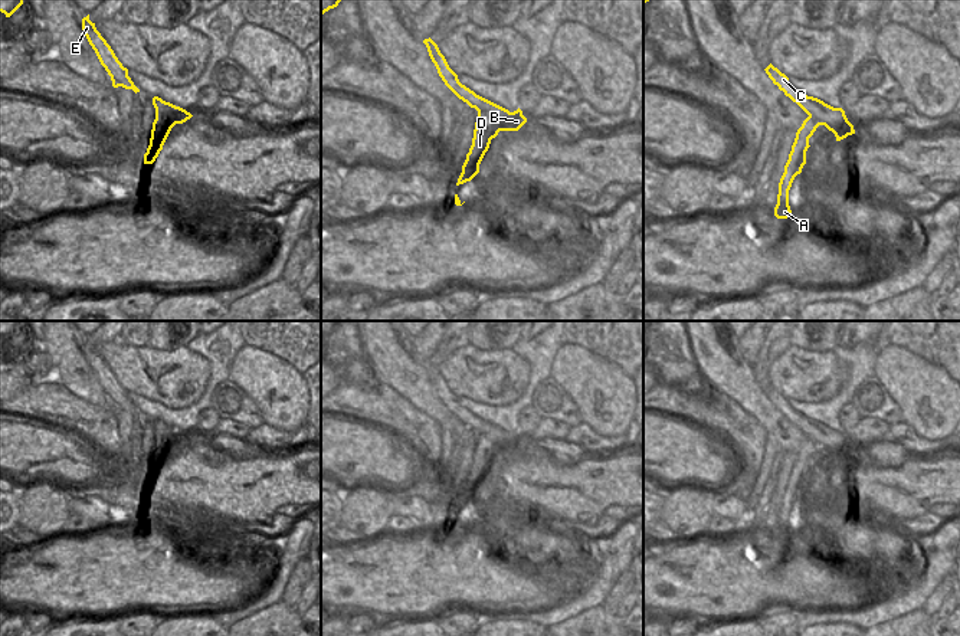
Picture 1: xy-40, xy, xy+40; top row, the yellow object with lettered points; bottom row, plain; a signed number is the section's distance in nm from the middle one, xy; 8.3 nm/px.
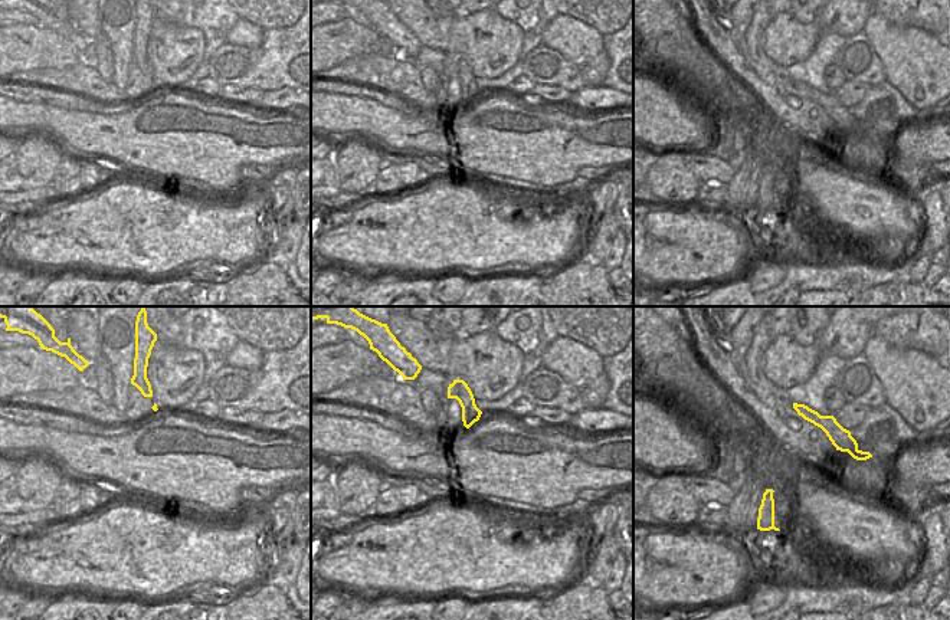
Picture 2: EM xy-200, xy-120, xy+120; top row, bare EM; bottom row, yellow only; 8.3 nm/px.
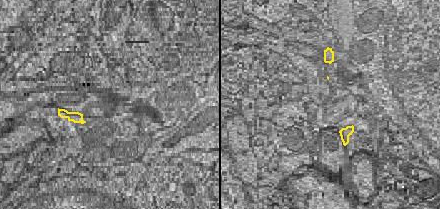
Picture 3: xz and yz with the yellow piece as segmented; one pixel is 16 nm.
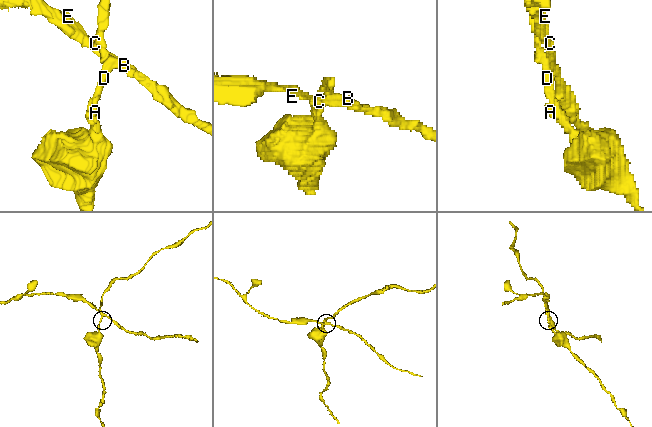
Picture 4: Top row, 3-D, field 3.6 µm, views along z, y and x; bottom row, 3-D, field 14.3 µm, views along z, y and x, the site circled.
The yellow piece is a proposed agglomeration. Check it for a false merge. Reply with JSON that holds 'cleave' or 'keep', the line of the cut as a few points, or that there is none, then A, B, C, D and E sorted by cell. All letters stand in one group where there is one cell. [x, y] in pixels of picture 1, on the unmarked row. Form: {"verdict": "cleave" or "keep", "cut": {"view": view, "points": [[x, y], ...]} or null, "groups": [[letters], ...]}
{"verdict": "cleave", "cut": {"view": "xy-40", "points": [[164, 425], [160, 433], [176, 445]]}, "groups": [["A", "D"], ["B", "C", "E"]]}

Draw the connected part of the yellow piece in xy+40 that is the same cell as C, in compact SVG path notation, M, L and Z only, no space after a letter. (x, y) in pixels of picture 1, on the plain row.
M771 386L764 393L773 406L777 407L786 419L796 424L809 437L809 440L832 453L836 459L836 463L855 456L853 448L848 443L842 430L833 430L823 423L807 419L802 413L793 410L789 404L789 400Z

